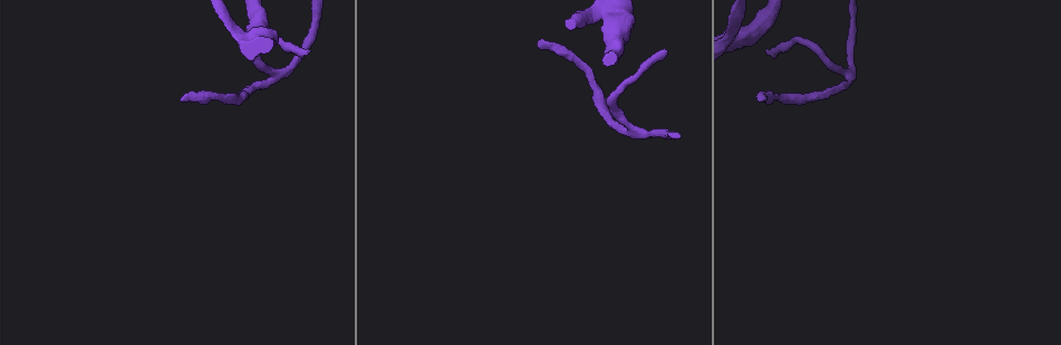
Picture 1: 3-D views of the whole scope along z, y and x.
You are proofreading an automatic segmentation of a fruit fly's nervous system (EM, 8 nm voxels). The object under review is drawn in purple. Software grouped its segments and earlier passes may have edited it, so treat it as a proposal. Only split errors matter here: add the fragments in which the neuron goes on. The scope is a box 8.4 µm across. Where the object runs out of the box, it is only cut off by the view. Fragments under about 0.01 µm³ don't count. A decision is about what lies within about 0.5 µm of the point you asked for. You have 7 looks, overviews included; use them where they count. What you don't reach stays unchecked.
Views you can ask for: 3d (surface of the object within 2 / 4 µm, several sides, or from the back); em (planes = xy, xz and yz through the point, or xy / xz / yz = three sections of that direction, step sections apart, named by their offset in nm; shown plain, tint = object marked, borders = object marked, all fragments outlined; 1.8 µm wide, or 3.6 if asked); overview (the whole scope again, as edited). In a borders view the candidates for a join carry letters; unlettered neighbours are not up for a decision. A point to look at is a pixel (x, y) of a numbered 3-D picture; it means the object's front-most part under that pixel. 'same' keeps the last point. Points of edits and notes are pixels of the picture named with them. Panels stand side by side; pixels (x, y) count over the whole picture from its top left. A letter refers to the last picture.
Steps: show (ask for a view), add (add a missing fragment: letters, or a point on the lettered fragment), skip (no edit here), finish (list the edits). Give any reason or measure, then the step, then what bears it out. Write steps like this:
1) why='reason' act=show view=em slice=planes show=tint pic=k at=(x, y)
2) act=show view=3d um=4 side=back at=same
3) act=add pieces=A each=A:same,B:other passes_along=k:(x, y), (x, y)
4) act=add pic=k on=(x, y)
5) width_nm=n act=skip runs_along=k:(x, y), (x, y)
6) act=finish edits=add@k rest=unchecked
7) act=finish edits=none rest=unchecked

why='free end' act=show view=em slice=planes show=tint pic=1 at=(760, 102)

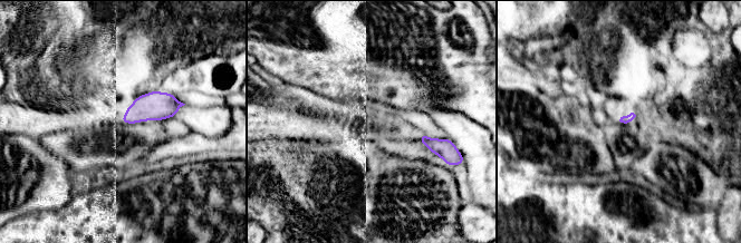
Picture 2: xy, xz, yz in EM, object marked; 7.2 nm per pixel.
act=show view=em slice=planes show=borders at=same

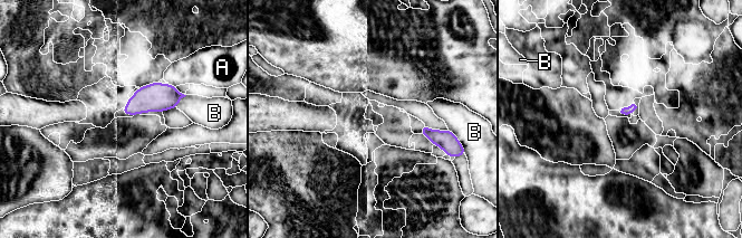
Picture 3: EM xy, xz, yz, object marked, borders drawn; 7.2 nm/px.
longest_contact=B:120nm act=skip each=A:other,B:other border=3:(186, 95), (179, 102), (176, 107) found='no lettered fragment goes on from it'

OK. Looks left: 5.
act=show view=3d um=2 side=back pic=1 at=(234, 32)

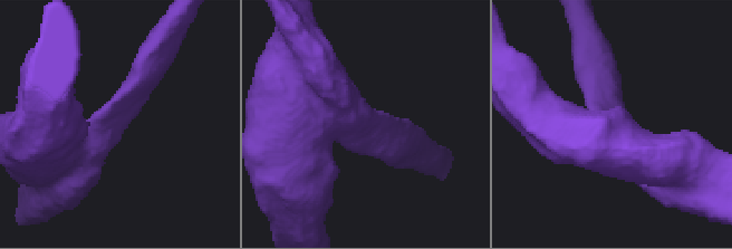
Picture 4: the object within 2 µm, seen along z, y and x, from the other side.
arm_widths_nm=240,550 act=show view=em um=3.6 slice=yz step=16 show=borders pic=4 at=(116, 119)

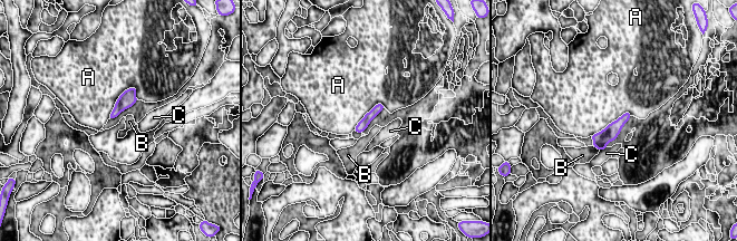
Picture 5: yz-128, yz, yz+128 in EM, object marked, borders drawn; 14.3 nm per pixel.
width_nm=100 longest_contact=A:600nm act=skip each=A:other,B:other,C:other found='none of them fits'

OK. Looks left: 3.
why='long arm stops here' act=show view=3d um=4 pic=1 at=(666, 49)

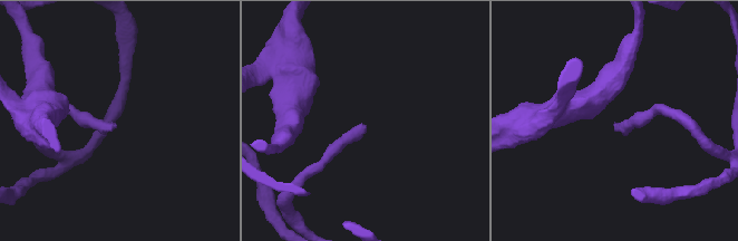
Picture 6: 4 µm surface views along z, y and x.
act=show view=em slice=planes show=borders pic=6 at=(116, 126)

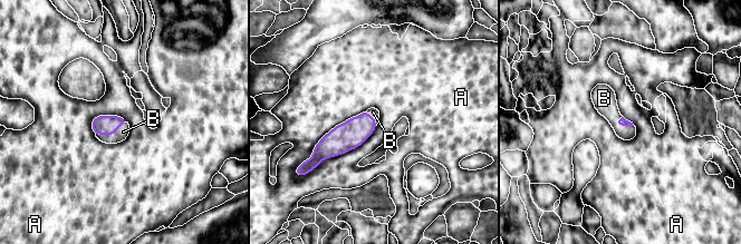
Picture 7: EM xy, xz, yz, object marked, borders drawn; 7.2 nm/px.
act=add pic=7 on=(123, 132) each=A:other,B:same passes_along=7:(103, 125), (114, 134), (123, 132) found='it goes on there'

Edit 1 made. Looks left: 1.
act=finish edits=add@7 rest=unchecked

